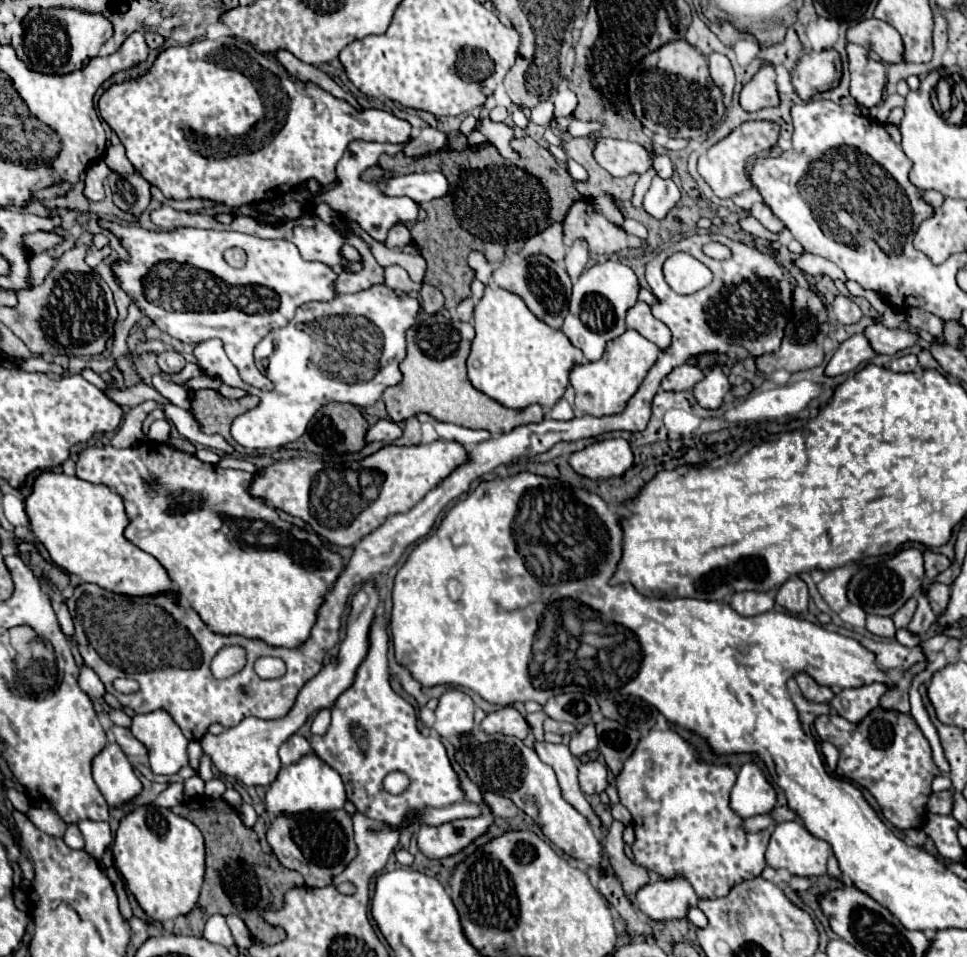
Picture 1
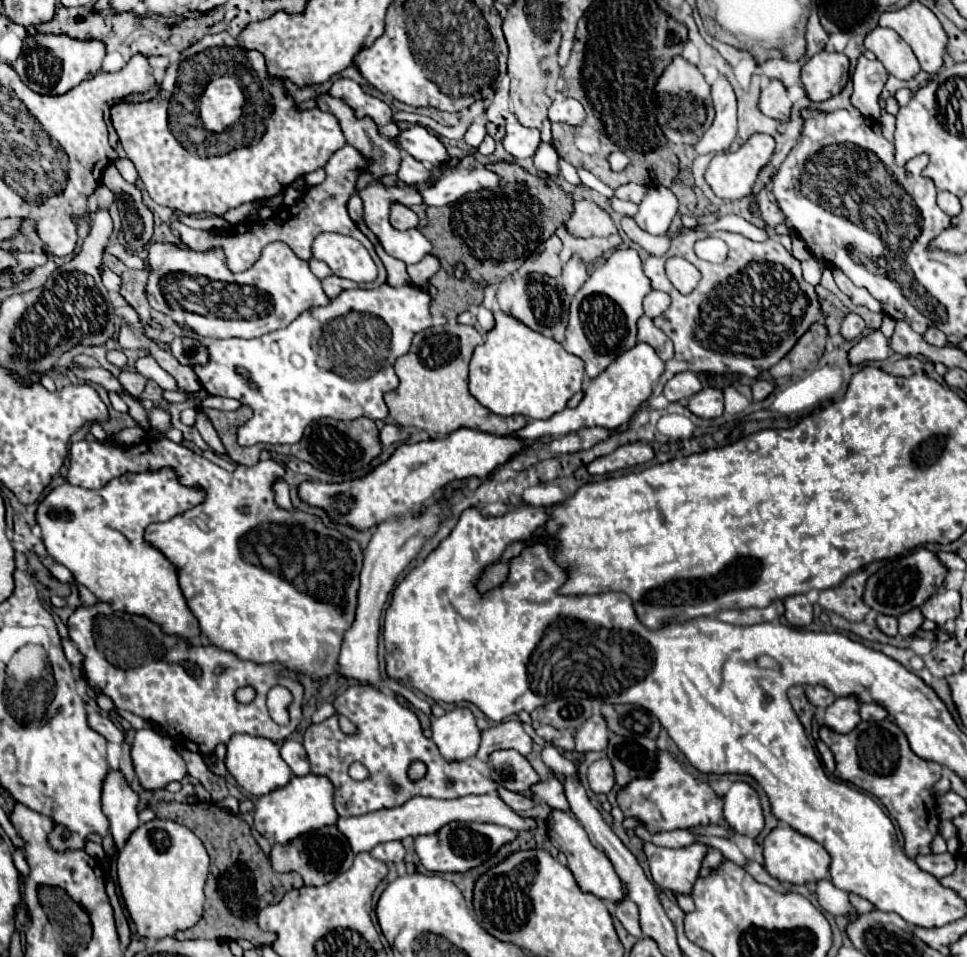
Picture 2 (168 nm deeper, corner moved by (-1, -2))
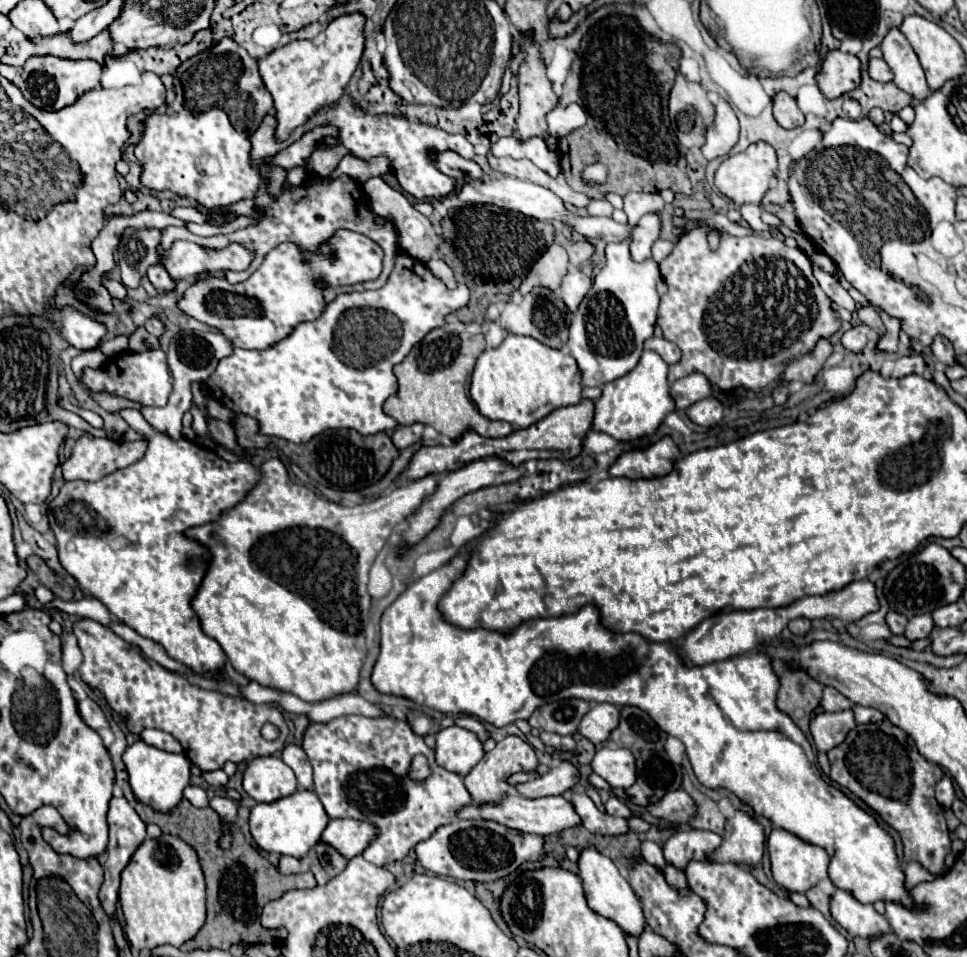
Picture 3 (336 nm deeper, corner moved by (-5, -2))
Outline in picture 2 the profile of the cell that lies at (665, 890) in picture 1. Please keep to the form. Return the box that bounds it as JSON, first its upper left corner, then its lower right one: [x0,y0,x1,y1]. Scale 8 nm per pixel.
[644,841,708,895]

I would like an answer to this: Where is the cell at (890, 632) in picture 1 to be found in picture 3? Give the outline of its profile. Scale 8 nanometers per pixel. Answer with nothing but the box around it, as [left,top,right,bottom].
[886,611,908,635]

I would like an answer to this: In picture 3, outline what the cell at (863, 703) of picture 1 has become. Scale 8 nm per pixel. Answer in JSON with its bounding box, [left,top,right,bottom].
[810,711,856,753]

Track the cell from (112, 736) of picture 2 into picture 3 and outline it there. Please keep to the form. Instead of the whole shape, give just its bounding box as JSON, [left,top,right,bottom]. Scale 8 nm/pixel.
[78,699,108,729]

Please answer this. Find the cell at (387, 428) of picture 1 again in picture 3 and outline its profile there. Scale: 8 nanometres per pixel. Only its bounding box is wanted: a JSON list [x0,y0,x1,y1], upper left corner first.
[392,423,424,449]

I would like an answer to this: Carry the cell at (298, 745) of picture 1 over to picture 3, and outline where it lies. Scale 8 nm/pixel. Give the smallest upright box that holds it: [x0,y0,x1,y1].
[282,745,314,791]

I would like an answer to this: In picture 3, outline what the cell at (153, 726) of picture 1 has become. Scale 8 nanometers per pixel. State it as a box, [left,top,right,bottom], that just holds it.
[124,741,190,811]

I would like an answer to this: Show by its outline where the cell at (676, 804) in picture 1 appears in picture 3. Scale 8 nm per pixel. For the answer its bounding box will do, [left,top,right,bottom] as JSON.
[648,789,696,823]

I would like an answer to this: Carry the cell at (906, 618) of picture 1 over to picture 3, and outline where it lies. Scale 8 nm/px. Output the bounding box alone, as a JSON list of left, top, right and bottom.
[904,613,934,641]

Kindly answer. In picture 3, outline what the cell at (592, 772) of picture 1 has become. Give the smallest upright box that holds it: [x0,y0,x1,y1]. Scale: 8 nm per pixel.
[592,747,636,789]

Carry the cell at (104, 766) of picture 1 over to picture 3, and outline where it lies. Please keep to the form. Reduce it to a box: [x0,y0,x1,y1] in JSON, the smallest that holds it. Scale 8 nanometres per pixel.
[98,799,146,919]

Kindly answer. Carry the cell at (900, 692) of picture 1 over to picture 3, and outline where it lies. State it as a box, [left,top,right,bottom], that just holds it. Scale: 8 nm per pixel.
[854,707,884,723]

